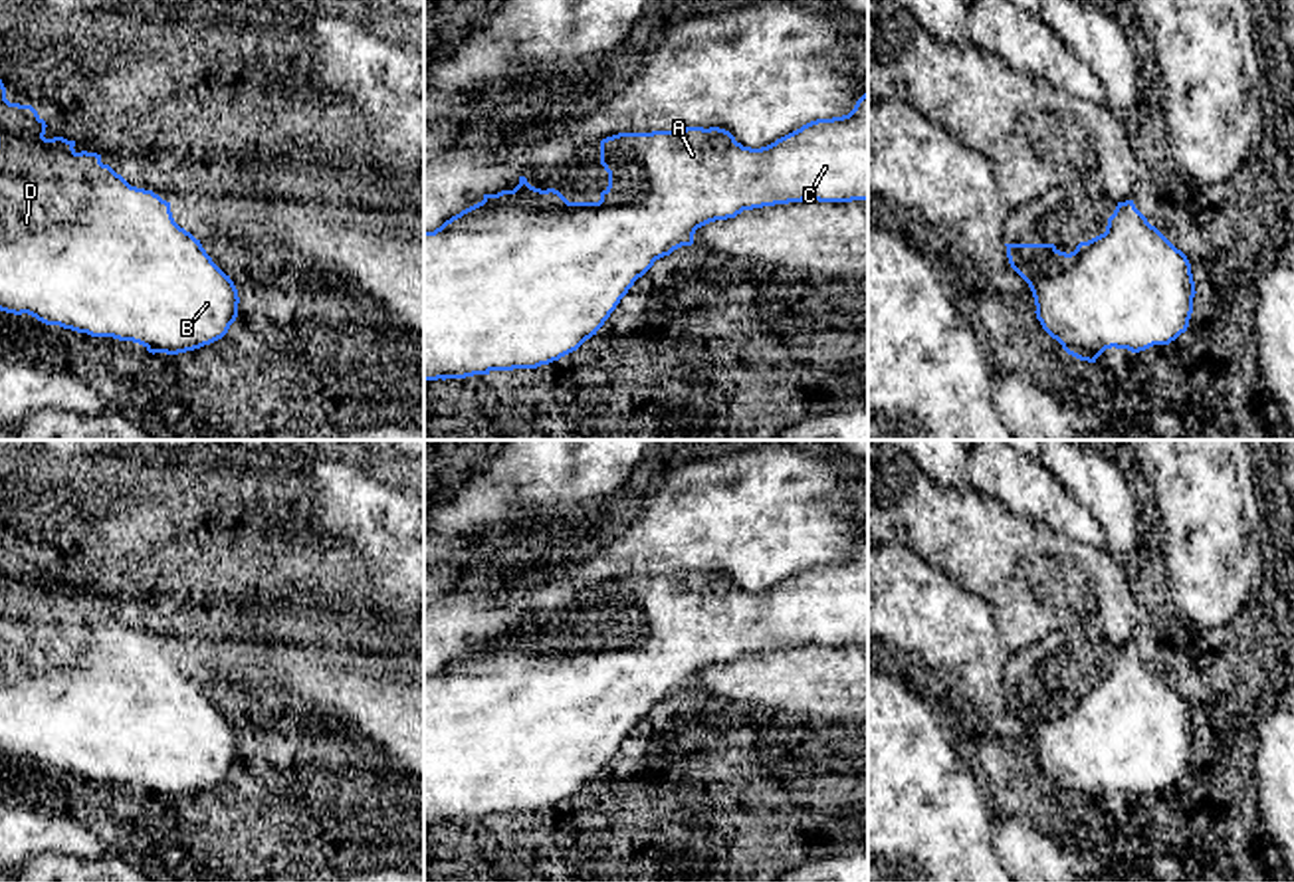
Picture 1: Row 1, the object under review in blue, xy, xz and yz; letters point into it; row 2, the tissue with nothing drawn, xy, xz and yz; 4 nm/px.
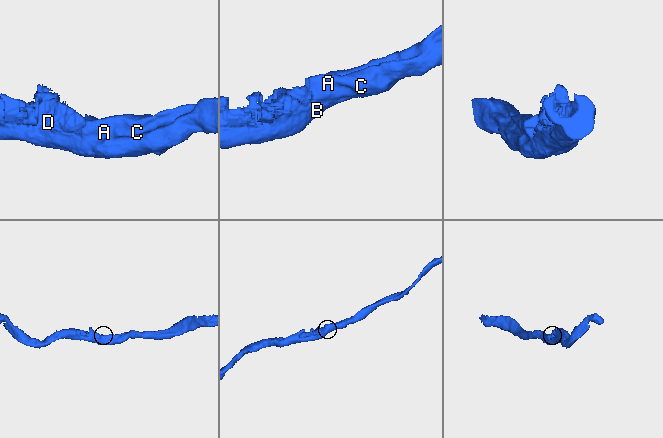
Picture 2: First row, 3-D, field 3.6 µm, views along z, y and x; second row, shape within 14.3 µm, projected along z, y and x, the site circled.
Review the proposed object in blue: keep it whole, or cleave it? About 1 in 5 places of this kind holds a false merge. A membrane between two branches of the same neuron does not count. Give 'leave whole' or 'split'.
leave whole

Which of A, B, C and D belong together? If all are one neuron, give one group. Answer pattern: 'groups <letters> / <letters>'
groups A B C D

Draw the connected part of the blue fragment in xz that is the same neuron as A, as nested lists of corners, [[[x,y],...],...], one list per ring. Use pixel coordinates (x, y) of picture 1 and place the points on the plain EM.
[[[868,525],[866,537],[856,545],[848,559],[810,565],[761,593],[743,591],[729,575],[719,571],[618,577],[600,585],[600,608],[608,616],[608,630],[600,636],[598,646],[569,646],[559,634],[535,632],[525,620],[519,620],[519,628],[513,634],[484,638],[482,646],[452,660],[434,676],[424,676],[424,825],[466,823],[474,819],[489,819],[491,815],[537,813],[559,805],[596,779],[634,725],[642,721],[656,704],[670,700],[682,690],[692,690],[696,674],[709,666],[735,662],[743,654],[803,644],[868,644]]]

